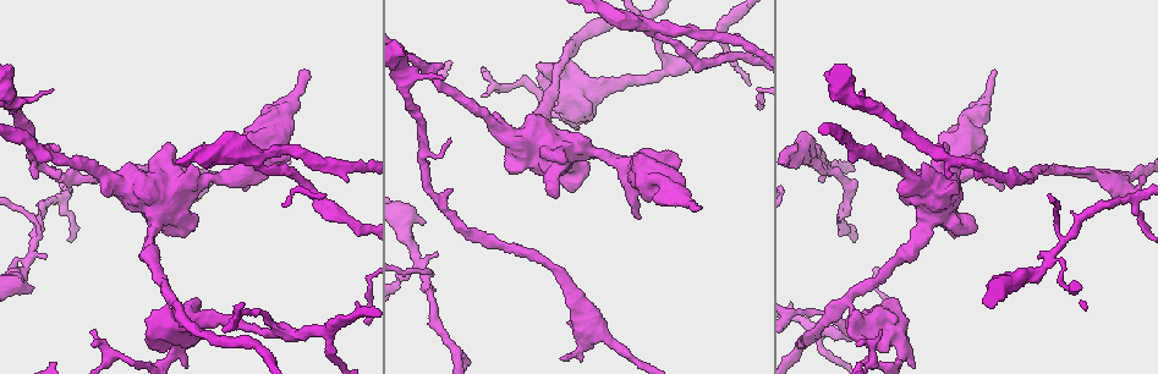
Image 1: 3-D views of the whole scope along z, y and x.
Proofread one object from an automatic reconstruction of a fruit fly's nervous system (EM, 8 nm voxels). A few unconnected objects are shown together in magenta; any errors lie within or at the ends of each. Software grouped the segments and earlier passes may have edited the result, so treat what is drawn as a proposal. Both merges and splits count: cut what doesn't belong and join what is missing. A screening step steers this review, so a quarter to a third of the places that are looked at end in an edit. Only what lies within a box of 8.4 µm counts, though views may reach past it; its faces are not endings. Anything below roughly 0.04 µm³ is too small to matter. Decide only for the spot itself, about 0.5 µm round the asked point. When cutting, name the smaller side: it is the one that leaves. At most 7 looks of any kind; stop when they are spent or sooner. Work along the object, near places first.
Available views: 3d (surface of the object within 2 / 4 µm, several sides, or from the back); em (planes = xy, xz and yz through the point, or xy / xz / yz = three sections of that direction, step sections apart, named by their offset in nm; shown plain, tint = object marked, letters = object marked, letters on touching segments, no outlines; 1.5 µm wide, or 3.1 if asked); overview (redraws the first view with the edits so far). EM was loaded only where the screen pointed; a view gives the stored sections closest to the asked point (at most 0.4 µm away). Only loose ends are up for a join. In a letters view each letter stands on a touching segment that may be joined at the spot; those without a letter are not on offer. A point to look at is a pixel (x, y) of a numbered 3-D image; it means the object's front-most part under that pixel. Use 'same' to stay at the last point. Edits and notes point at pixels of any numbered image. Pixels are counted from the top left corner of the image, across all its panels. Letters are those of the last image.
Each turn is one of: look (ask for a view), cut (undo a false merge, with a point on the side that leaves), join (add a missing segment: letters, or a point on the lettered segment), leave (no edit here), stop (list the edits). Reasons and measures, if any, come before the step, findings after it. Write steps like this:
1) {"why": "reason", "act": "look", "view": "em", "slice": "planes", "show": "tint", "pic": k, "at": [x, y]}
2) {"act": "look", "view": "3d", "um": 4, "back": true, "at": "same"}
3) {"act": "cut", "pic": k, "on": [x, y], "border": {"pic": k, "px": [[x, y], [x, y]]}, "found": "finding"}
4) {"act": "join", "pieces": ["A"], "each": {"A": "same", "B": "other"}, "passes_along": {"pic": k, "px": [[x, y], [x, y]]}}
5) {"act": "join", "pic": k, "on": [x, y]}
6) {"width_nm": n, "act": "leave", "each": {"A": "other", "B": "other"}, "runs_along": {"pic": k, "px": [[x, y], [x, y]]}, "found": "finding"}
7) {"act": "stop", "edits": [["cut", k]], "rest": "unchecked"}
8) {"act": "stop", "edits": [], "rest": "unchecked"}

{"why": "stops while still wide", "act": "look", "view": "3d", "um": 2, "back": true, "pic": 1, "at": [571, 191]}

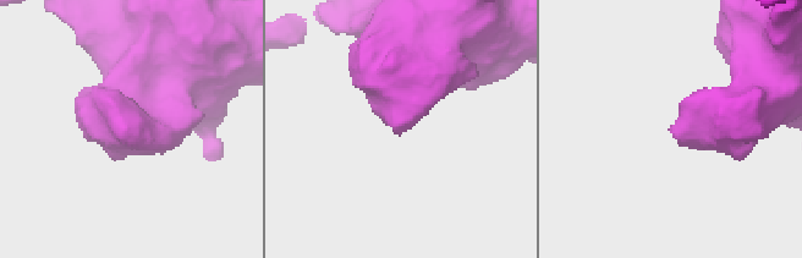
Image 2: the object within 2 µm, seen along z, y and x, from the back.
{"why": "need the tissue", "act": "look", "view": "em", "slice": "planes", "show": "tint", "pic": 2, "at": [672, 132]}

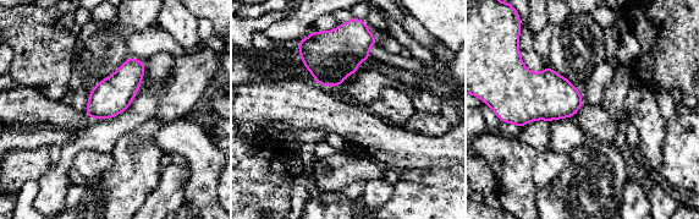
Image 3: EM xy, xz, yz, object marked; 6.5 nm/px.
{"why": "see the neighbours", "act": "look", "view": "em", "slice": "planes", "show": "letters", "at": "same"}

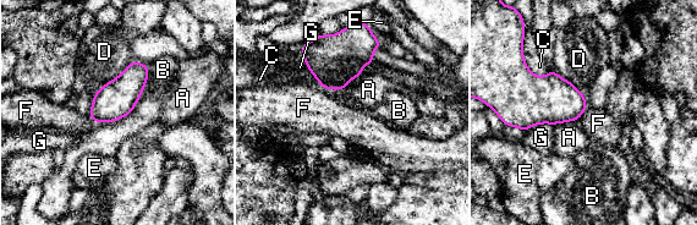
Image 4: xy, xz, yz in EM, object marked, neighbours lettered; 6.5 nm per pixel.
{"act": "leave", "each": {"A": "other", "B": "other", "C": "other", "D": "other", "E": "other", "F": "other", "G": "other"}, "border": {"pic": 4, "px": [[587, 108], [576, 120]]}, "found": "no lettered segment goes on from it"}

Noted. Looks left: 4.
{"why": "sharp bend", "act": "look", "view": "3d", "um": 4, "pic": 1, "at": [557, 70]}

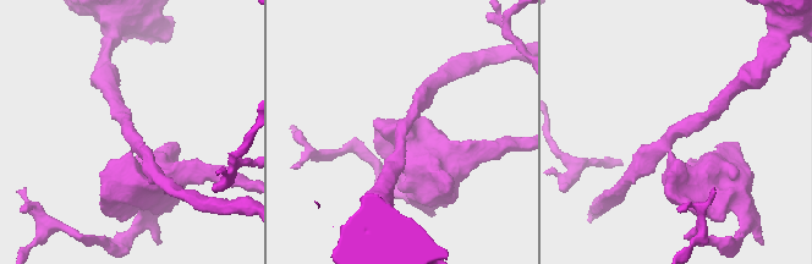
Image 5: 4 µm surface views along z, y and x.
{"why": "now the EM", "act": "look", "view": "em", "slice": "yz", "step": 4, "show": "letters", "pic": 5, "at": [406, 127]}

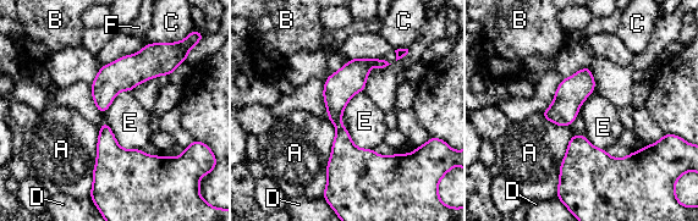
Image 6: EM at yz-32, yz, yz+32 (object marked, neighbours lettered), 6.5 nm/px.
{"act": "look", "view": "em", "slice": "planes", "show": "letters", "at": "same"}

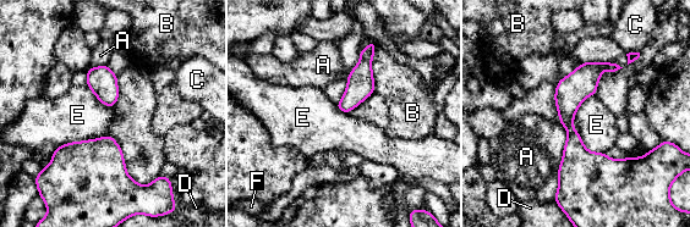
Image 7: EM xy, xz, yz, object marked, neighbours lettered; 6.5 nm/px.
{"act": "cut", "pic": 7, "on": [578, 162], "each": {"A": "other", "B": "other", "C": "other", "D": "other", "E": "other", "F": "other"}, "found": "a second neuron is stuck on"}

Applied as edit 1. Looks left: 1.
{"act": "stop", "edits": [["cut", 7]], "rest": "unchecked"}

